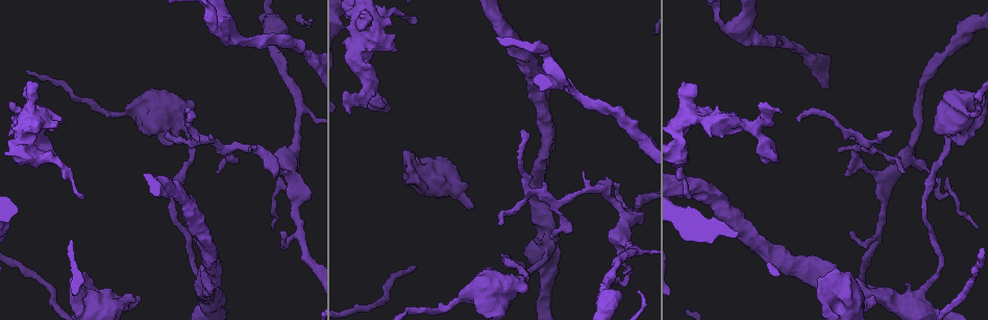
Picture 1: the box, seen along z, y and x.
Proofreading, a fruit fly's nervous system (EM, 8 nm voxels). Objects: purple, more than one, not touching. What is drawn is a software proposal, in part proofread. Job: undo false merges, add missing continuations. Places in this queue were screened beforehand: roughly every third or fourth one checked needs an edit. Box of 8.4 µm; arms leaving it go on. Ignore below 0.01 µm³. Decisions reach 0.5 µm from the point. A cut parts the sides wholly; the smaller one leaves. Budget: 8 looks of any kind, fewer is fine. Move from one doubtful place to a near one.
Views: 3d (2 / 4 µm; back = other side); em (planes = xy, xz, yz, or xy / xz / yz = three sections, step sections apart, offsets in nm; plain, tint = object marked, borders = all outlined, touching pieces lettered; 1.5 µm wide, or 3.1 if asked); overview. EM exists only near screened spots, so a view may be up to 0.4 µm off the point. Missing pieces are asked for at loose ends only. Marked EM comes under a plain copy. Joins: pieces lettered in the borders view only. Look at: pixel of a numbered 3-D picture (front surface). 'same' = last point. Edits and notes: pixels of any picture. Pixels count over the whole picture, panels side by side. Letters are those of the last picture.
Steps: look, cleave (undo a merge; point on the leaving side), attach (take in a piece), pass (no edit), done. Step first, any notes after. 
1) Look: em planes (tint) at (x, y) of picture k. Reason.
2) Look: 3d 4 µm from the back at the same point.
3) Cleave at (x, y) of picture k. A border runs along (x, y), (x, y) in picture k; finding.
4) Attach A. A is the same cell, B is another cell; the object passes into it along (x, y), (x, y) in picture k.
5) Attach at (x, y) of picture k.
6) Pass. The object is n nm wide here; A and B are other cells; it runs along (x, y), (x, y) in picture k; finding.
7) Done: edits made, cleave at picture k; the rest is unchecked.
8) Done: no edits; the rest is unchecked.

Look: em planes (borders) at (837, 150) of picture 1. Tapers out.

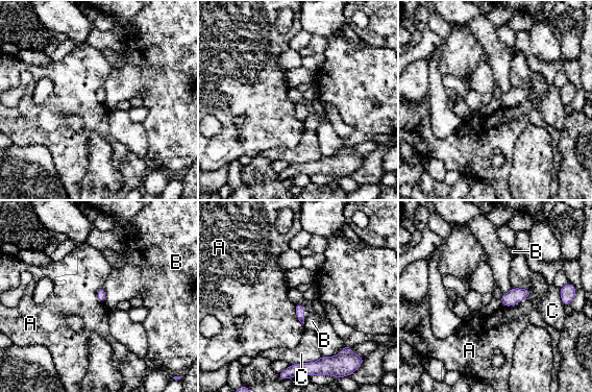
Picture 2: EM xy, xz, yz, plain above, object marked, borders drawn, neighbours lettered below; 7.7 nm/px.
Pass. A, B and C are other cells; a border runs along (533, 292), (515, 304), (503, 307) in picture 2; none of them fits.

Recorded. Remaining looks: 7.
Look: 3d 2 µm at (892, 130) of picture 1. Free end.

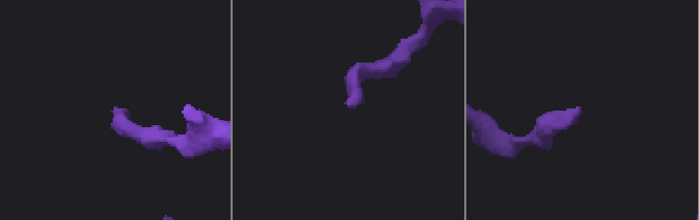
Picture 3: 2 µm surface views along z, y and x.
Look: em yz step 4 (borders) at (579, 108) of picture 3. Need the tissue.

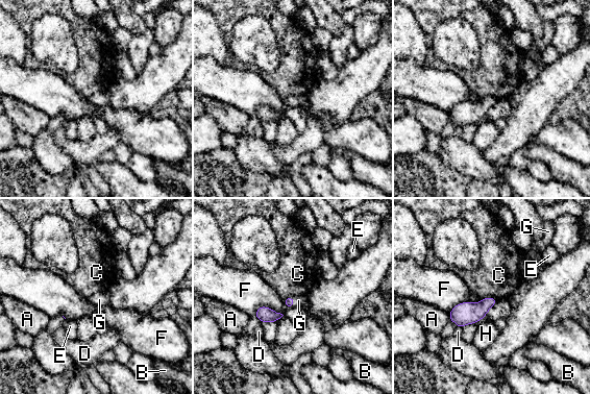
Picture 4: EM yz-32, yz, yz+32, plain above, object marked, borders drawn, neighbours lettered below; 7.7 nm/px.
Look: em planes (borders) at the same point. Cut it another way.

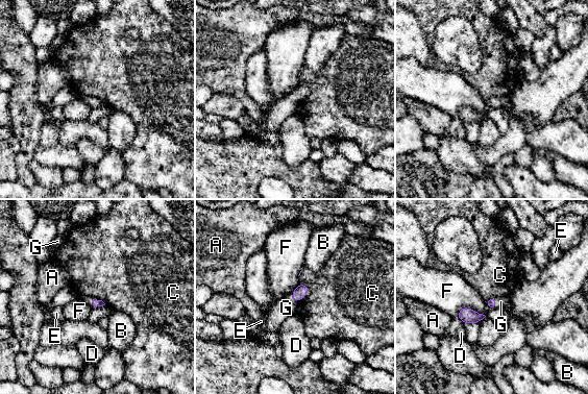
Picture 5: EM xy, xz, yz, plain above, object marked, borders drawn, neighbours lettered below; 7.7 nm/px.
Attach G. The longest contact is with F, 240 nm; G is the same cell, A, B, C, D, E and F are other cells; the object passes into it along (302, 290), (292, 297), (282, 310) in picture 5; the neuron continues.

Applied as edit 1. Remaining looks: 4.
Look: em yz step 4 (tint) at (474, 207) of picture 1. An open end.

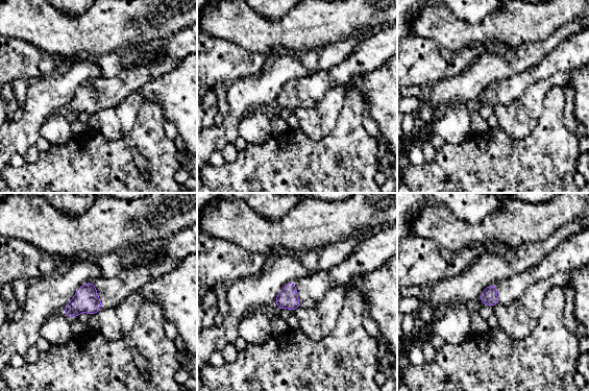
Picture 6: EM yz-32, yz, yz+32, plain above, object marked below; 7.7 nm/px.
Look: em yz step 4 (borders) at the same point. What lies round it.

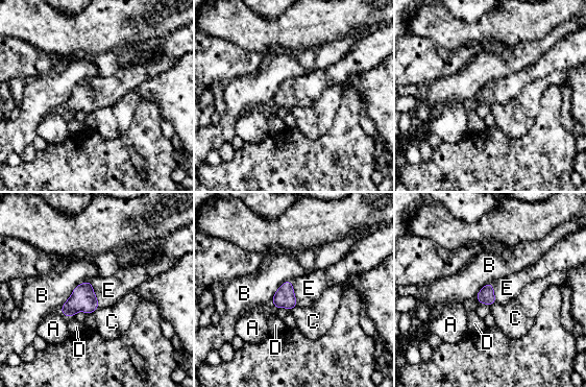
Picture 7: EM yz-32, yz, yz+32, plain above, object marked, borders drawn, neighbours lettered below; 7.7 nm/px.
Attach E. E is the same cell, A, B, C and D are other cells; the object passes into it along (82, 298), (95, 294), (108, 290) in picture 7; the neuron continues.

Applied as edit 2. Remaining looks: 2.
Done: edits made, attach at picture 5, attach at picture 7; the rest is unchecked.

